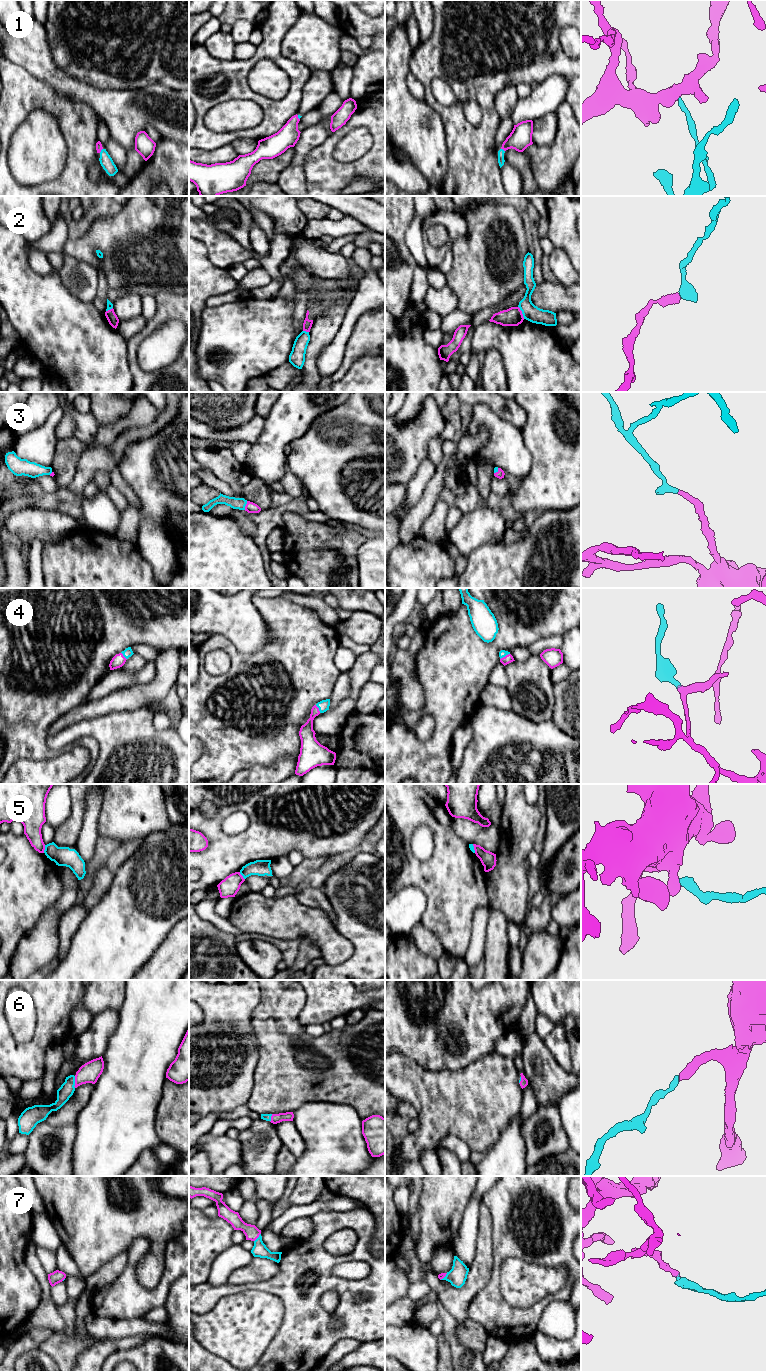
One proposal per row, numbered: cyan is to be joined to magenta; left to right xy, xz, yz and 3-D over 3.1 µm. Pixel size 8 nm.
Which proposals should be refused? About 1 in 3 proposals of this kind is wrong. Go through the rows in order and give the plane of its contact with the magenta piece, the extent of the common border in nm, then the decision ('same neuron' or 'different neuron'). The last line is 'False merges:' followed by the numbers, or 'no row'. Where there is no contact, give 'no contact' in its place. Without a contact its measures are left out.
1: contact in xy; length 50 nm; same neuron
2: contact in yz; length 120 nm; different neuron
3: contact in xz; length 80 nm; same neuron
4: contact in yz; length 90 nm; same neuron
5: contact in xy; length 70 nm; different neuron
6: contact in xy; length 100 nm; same neuron
7: contact in xz; length 90 nm; same neuron
False merges: 2, 5

